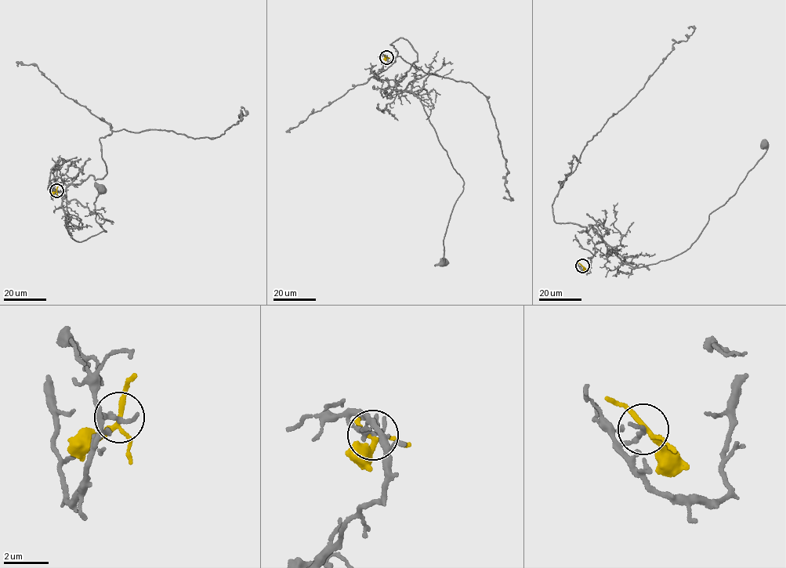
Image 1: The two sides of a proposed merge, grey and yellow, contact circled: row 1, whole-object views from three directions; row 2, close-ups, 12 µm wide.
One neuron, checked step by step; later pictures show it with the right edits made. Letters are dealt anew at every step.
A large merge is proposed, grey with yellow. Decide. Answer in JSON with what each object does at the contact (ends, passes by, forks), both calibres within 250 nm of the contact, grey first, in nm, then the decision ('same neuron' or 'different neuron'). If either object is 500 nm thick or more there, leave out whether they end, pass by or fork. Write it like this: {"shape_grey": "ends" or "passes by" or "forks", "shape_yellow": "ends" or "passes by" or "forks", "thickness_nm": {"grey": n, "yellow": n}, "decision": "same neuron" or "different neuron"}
{"shape_grey": "ends", "shape_yellow": "forks", "thickness_nm": {"grey": 240, "yellow": 180}, "decision": "different neuron"}

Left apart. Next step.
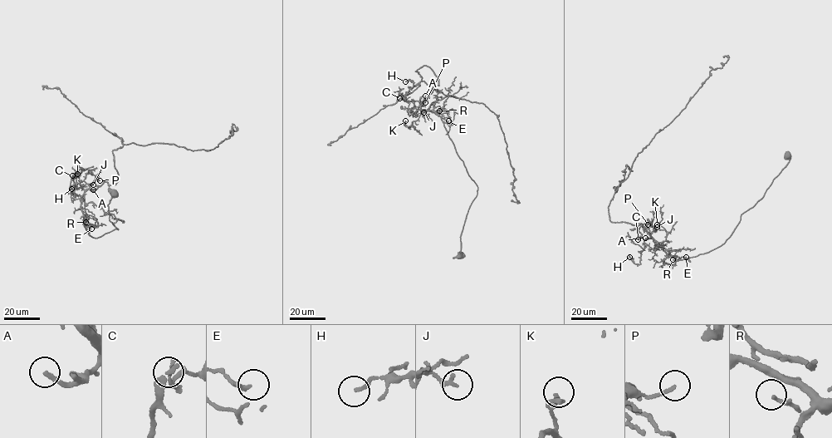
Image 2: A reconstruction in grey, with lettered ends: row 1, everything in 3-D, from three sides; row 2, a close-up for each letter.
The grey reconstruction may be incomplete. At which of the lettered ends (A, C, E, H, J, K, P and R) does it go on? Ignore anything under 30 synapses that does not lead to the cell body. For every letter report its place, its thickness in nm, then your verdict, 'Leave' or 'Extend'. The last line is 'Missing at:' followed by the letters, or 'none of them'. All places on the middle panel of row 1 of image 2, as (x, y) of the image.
A: Place: (425, 95). Thickness 200 nm. Extend
C: Place: (399, 98). Thickness 140 nm. Leave
E: Place: (448, 120). Thickness 200 nm. Leave
H: Place: (405, 81). Thickness 120 nm. Leave
J: Place: (423, 112). Thickness 200 nm. Leave
K: Place: (405, 120). Thickness 160 nm. Leave
P: Place: (425, 102). Thickness 140 nm. Extend
R: Place: (439, 110). Thickness 110 nm. Leave
Missing at: A, P

